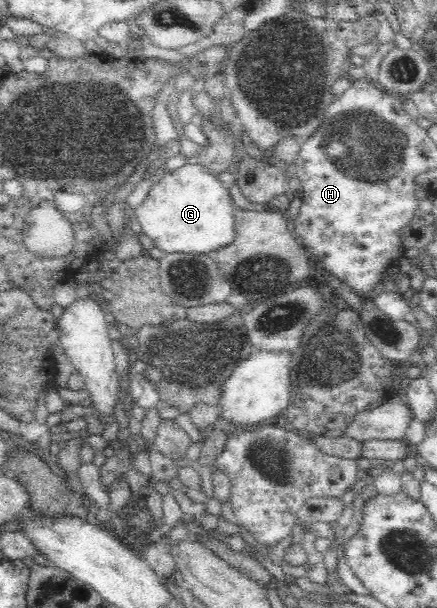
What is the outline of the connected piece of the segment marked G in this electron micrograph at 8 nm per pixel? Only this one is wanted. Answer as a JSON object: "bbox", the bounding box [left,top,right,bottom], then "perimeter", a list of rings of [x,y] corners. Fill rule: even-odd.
{"bbox":[134,165,235,255],"perimeter":[[[184,165],[176,170],[167,172],[165,176],[159,181],[154,183],[148,192],[146,198],[143,202],[134,209],[138,223],[142,226],[142,232],[154,241],[154,245],[158,249],[162,249],[166,254],[210,254],[212,255],[214,251],[221,250],[223,247],[230,245],[235,238],[234,231],[234,218],[232,215],[232,209],[234,208],[234,202],[229,195],[229,188],[222,185],[223,183],[218,177],[211,175],[204,167],[200,165]]]}

